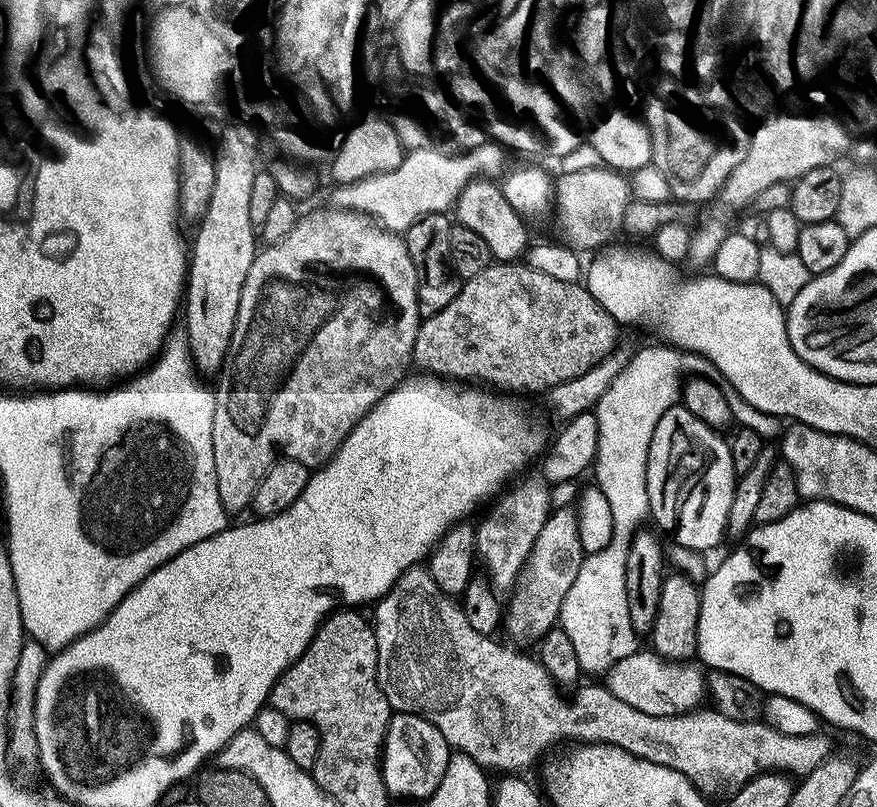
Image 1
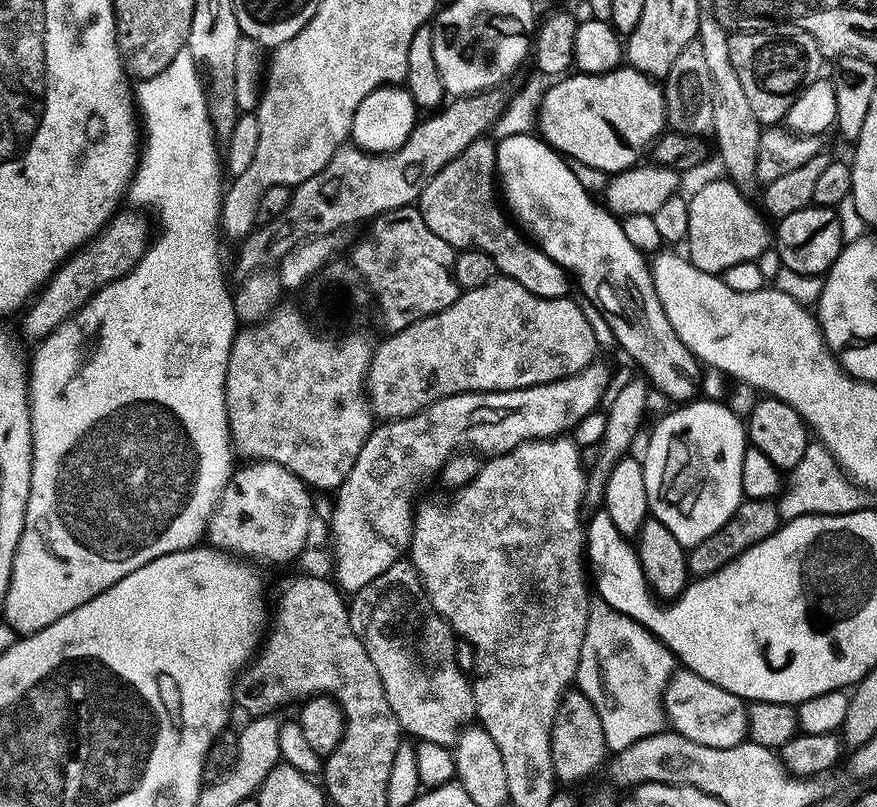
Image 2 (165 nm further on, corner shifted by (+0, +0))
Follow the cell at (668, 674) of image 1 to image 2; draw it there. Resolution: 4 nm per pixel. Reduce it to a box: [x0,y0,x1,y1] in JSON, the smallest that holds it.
[664,668,749,747]

